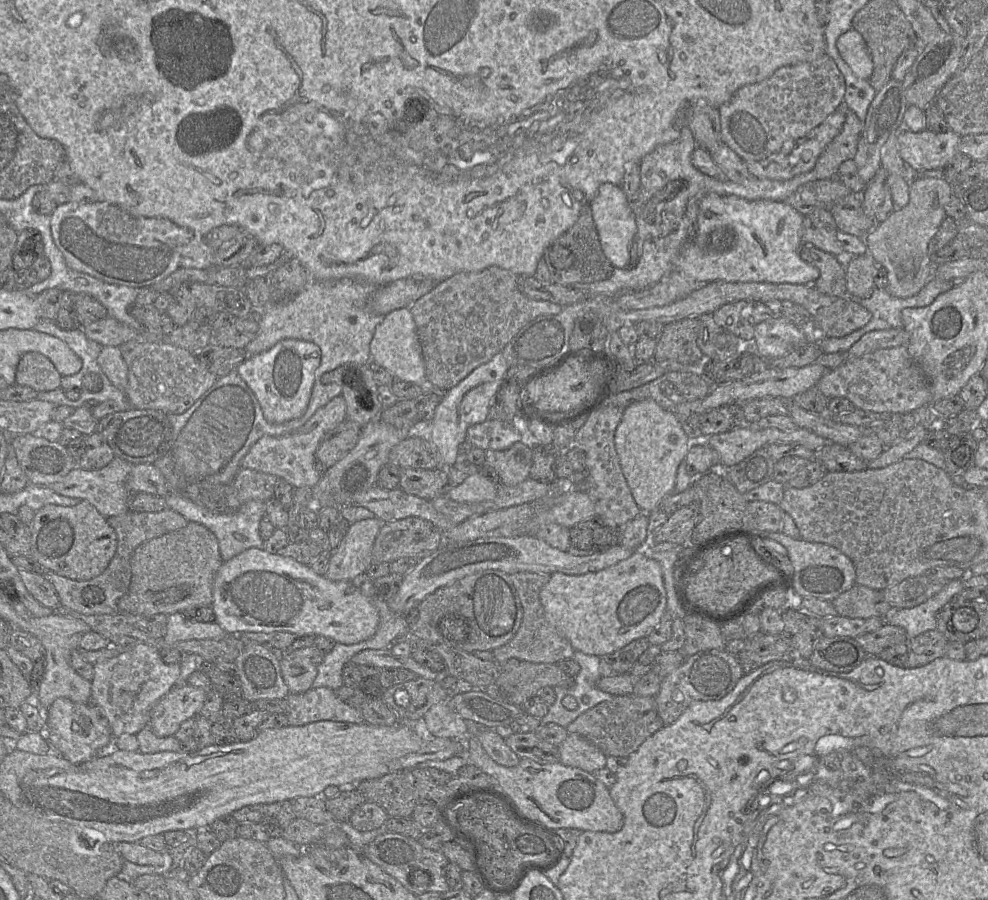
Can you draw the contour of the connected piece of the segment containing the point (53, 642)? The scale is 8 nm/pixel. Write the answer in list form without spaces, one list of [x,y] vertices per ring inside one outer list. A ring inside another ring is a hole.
[[[53,613],[45,617],[29,617],[29,633],[37,637],[44,648],[45,668],[41,680],[34,683],[35,694],[33,699],[42,710],[47,710],[58,698],[67,698],[75,703],[91,703],[91,681],[81,677],[71,666],[70,658],[78,650],[79,643],[84,634],[91,631],[89,625],[79,619]]]

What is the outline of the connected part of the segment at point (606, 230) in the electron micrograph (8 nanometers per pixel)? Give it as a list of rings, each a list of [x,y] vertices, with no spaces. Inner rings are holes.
[[[603,183],[589,203],[589,207],[605,256],[615,268],[627,268],[630,264],[630,251],[636,237],[637,225],[622,188],[613,183]]]

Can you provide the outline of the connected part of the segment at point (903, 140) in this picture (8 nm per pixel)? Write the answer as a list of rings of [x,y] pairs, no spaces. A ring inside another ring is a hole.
[[[901,129],[898,133],[899,155],[913,172],[944,169],[958,154],[961,136],[948,130],[946,133],[934,133],[927,129],[912,132]]]

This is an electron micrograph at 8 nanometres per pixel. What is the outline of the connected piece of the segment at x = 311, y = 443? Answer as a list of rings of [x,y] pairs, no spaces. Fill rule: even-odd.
[[[342,395],[334,397],[320,407],[311,418],[294,432],[282,436],[261,437],[245,455],[241,468],[274,475],[294,488],[313,488],[321,479],[322,470],[317,464],[315,452],[323,436],[346,419],[346,403]]]

